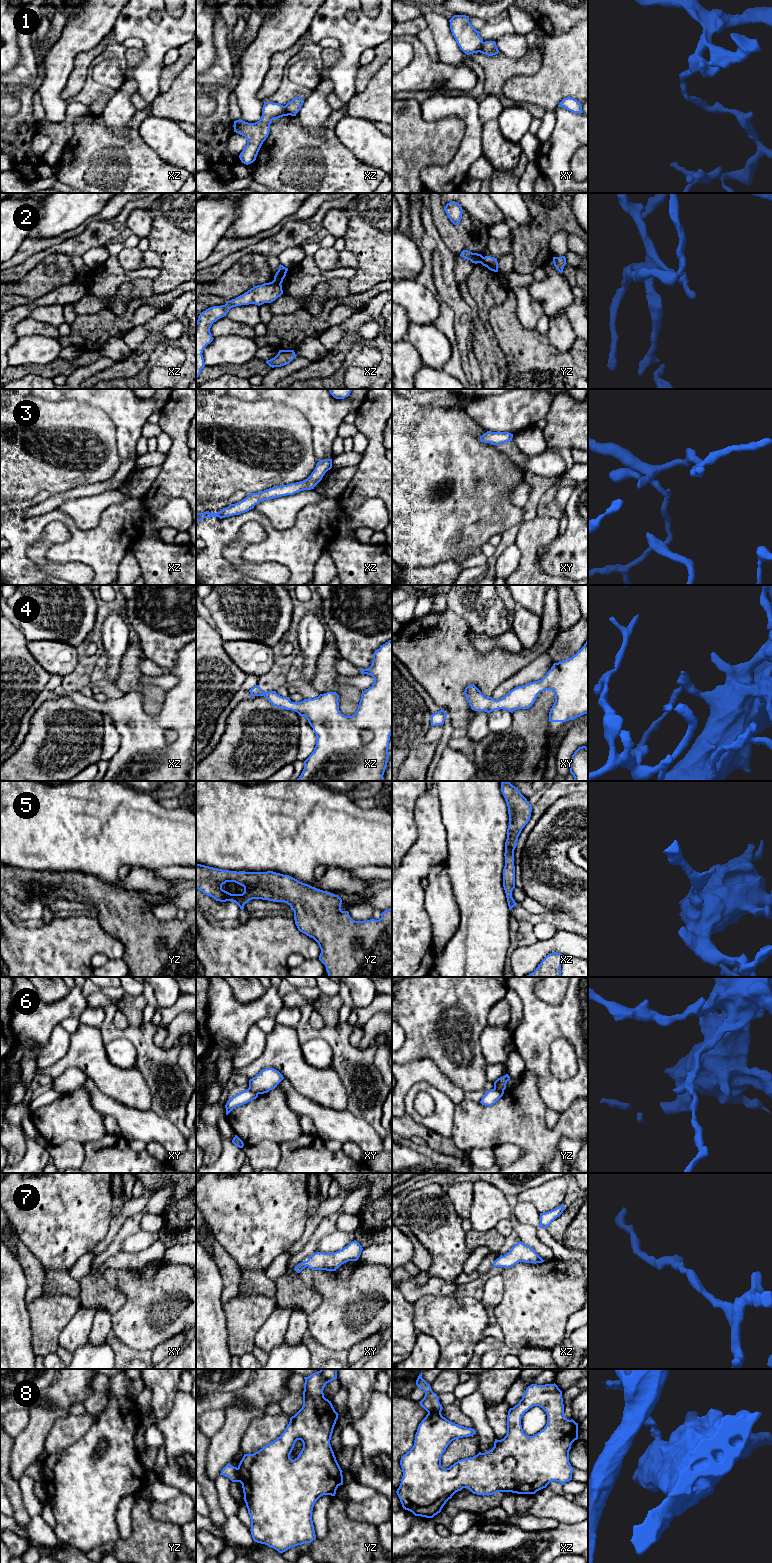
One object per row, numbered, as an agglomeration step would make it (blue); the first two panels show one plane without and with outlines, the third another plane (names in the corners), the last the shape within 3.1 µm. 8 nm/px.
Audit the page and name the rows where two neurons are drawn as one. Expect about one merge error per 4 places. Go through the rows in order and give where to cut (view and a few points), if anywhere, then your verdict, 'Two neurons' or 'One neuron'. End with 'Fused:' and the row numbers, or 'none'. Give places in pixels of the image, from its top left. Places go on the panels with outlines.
1: Split along xy (483, 42), (478, 51). Two neurons
2: Split along xz (273, 280), (280, 284). Two neurons
3: No split. One neuron
4: No split. One neuron
5: No split. One neuron
6: Split along yz (494, 1088), (503, 1091). Two neurons
7: No split. One neuron
8: Split along yz (237, 1468), (240, 1474), (240, 1481). Two neurons
Fused: 1, 2, 6, 8

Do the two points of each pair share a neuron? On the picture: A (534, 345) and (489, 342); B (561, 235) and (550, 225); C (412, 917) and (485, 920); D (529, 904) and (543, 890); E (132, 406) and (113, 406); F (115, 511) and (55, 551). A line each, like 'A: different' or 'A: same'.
A: different
B: different
C: different
D: different
E: same
F: same

